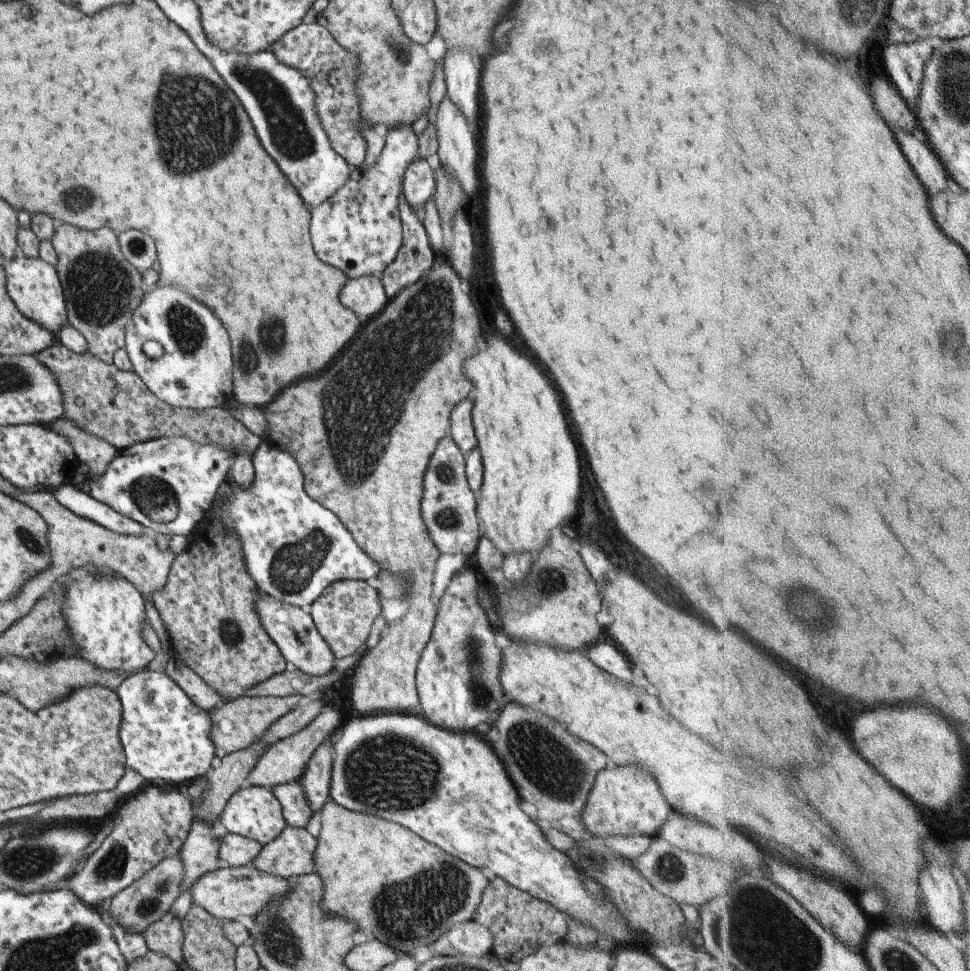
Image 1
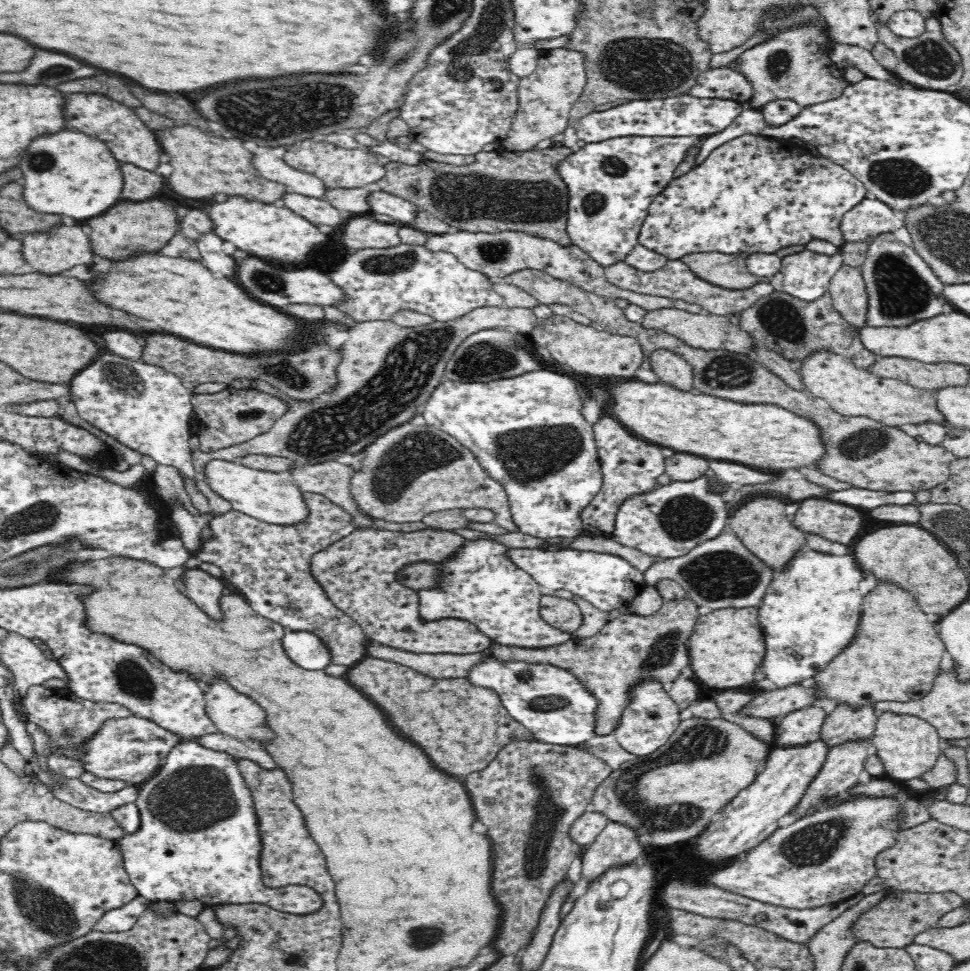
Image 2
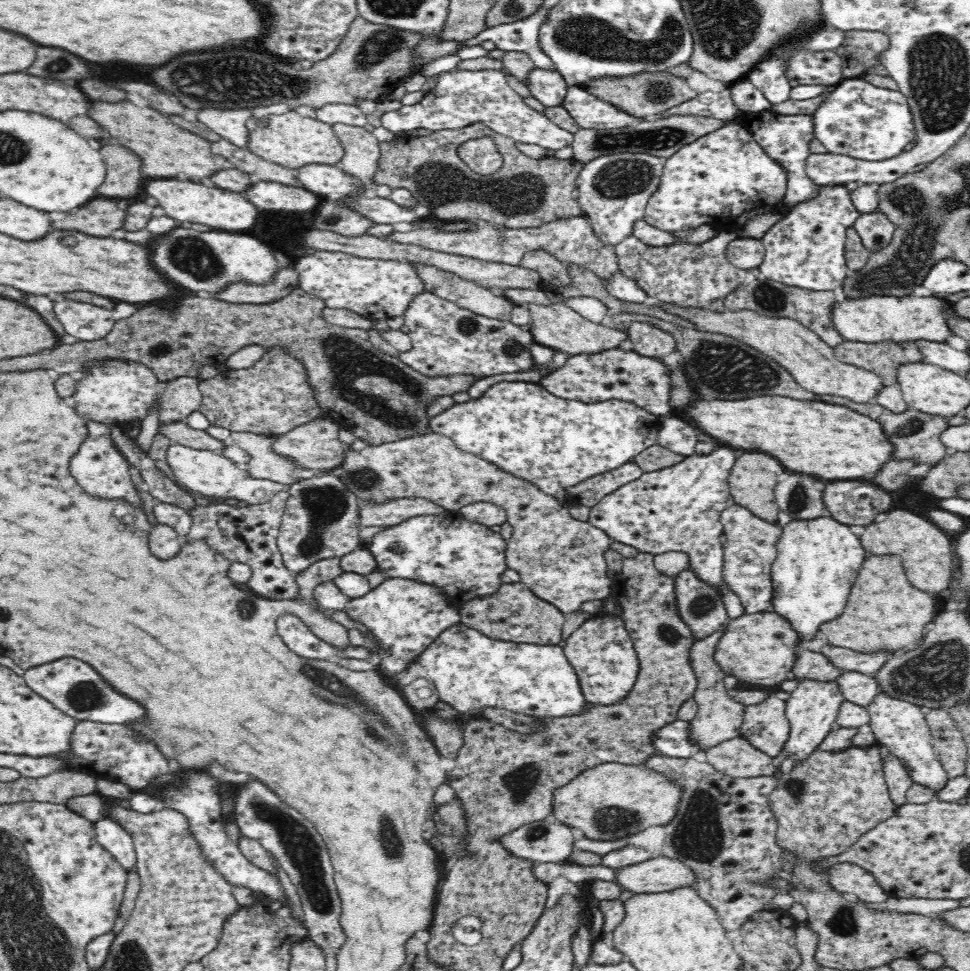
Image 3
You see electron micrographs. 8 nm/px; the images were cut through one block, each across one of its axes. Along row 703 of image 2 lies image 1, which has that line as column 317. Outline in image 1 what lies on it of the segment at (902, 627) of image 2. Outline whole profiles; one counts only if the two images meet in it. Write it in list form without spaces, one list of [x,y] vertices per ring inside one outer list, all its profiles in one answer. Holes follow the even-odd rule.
[[[329,800],[321,807],[319,816],[313,868],[323,886],[319,902],[319,908],[323,912],[333,914],[333,918],[339,916],[351,920],[357,930],[387,944],[393,950],[403,950],[411,946],[424,947],[451,927],[471,920],[479,904],[481,891],[490,879],[489,874],[463,864],[461,860],[435,848],[433,844],[419,840],[419,836],[415,836],[407,828],[383,822],[373,814],[353,812]]]

